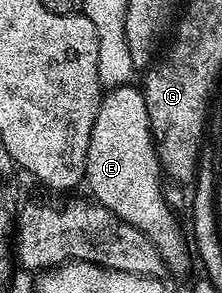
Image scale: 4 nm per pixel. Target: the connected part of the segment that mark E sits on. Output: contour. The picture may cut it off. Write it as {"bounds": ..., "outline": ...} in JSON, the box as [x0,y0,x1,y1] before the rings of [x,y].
{"bounds":[85,84,189,273],"outline":[[[138,84],[122,85],[116,89],[108,89],[102,94],[100,109],[93,122],[92,134],[89,135],[85,185],[91,188],[90,196],[96,202],[108,208],[125,223],[135,225],[152,241],[171,273],[186,271],[189,241],[188,238],[187,241],[183,238],[183,229],[175,218],[178,217],[176,210],[166,201],[165,177],[161,172],[159,155],[155,152],[155,139],[151,136],[149,109],[145,107],[145,97]]]}

